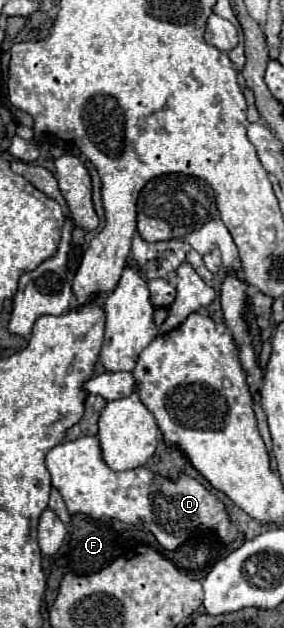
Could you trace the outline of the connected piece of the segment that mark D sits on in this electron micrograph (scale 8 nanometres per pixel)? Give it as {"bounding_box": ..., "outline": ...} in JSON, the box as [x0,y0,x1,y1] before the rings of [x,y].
{"bounding_box":[46,436,230,550],"outline":[[[80,436],[76,440],[54,446],[46,454],[46,468],[50,472],[52,486],[62,494],[70,514],[80,512],[98,520],[112,518],[126,524],[142,524],[166,550],[180,546],[196,528],[214,528],[220,540],[228,538],[230,518],[224,512],[224,506],[198,480],[192,480],[188,476],[182,476],[178,482],[166,480],[164,496],[164,478],[142,466],[126,472],[110,470],[102,460],[96,436]]]}

